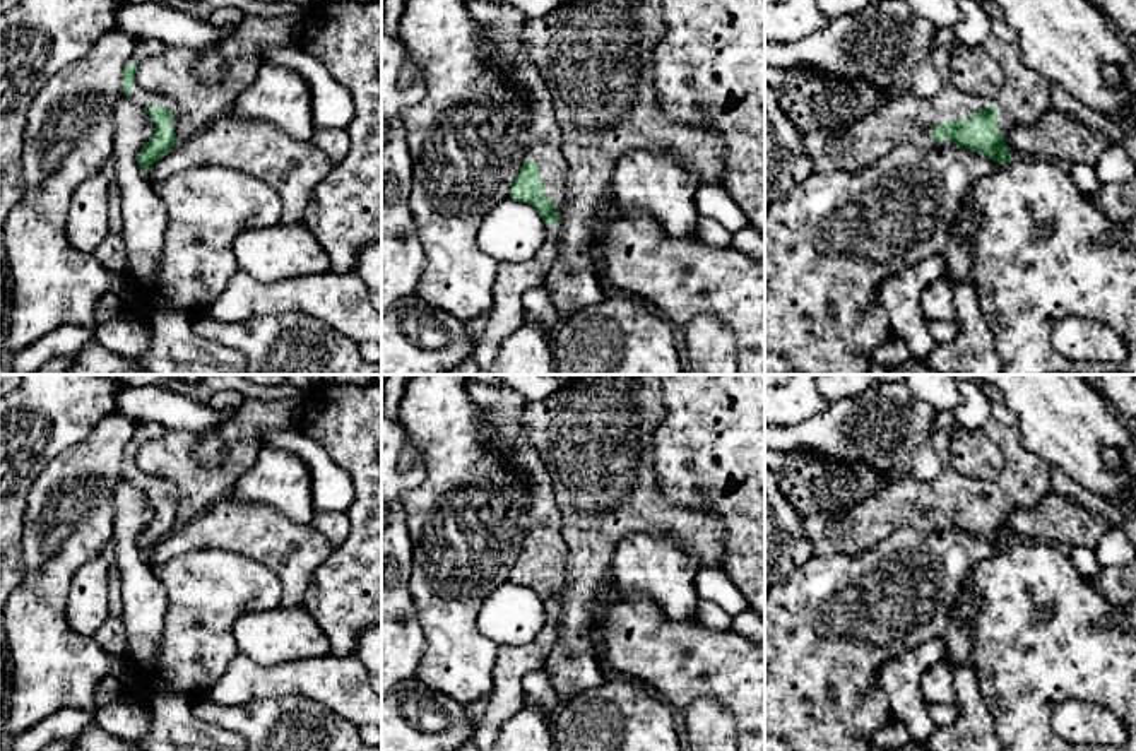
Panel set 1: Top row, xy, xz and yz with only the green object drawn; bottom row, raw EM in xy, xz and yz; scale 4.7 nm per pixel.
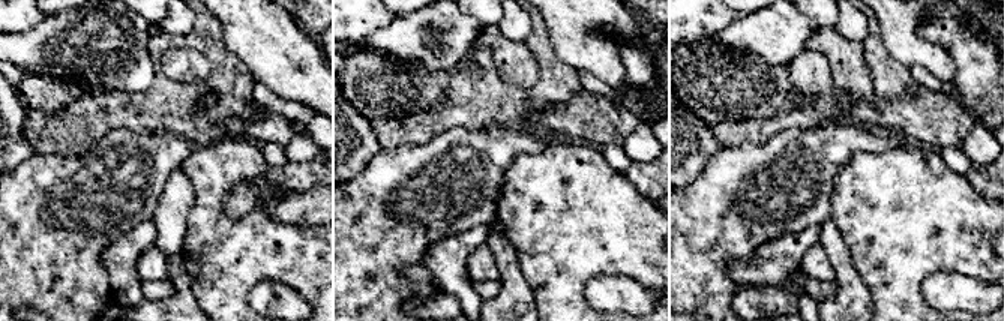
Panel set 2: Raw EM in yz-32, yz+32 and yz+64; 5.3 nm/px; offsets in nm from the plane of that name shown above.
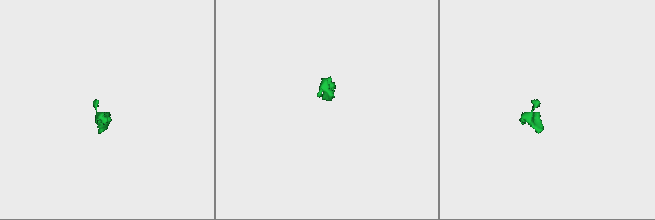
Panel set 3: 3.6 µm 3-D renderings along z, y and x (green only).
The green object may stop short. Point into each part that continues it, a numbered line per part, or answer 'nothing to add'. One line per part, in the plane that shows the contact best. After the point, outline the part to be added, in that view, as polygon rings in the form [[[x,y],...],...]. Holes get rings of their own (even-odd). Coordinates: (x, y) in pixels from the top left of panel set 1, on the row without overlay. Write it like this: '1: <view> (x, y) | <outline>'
1: yz (1025, 479) | [[[951,375],[958,381],[979,383],[992,405],[989,421],[977,431],[987,436],[1004,455],[1004,467],[996,481],[979,481],[965,477],[956,472],[951,464],[951,431],[939,431],[932,440],[932,448],[941,460],[941,472],[932,481],[917,481],[910,476],[891,481],[883,491],[869,496],[867,500],[852,505],[840,513],[830,515],[808,515],[802,517],[802,527],[811,541],[814,556],[835,554],[862,554],[876,547],[883,539],[902,527],[912,527],[924,534],[936,534],[943,530],[956,530],[951,523],[932,522],[932,510],[936,506],[946,508],[951,503],[968,503],[979,493],[994,489],[997,493],[997,513],[1008,520],[1016,510],[1035,508],[1052,489],[1050,464],[1027,450],[1020,440],[1016,414],[1006,405],[1003,393],[997,387],[984,383],[979,375]]]

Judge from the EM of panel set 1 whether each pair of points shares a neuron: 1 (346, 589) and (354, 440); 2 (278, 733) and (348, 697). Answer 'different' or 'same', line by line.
1: same
2: different

